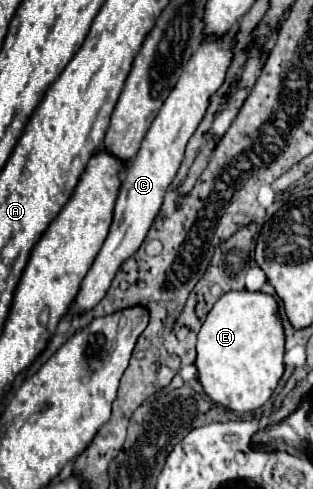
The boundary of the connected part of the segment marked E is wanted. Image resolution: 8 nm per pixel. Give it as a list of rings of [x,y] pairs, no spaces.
[[[229,291],[207,313],[197,335],[199,383],[207,397],[233,411],[253,411],[273,395],[285,363],[285,335],[277,301],[265,293]]]

